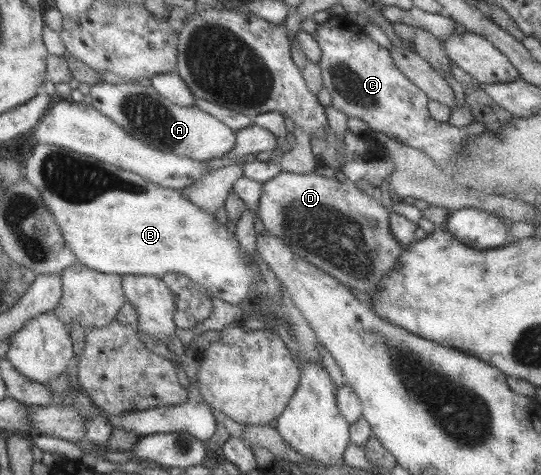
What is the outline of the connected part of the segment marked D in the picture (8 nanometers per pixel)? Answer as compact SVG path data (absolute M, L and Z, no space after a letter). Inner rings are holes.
M319 170L305 175L280 171L277 176L262 183L258 203L256 216L269 235L279 239L293 254L361 293L375 294L378 282L392 269L404 249L389 231L387 210L361 193L355 183L347 180L337 182L329 172Z

